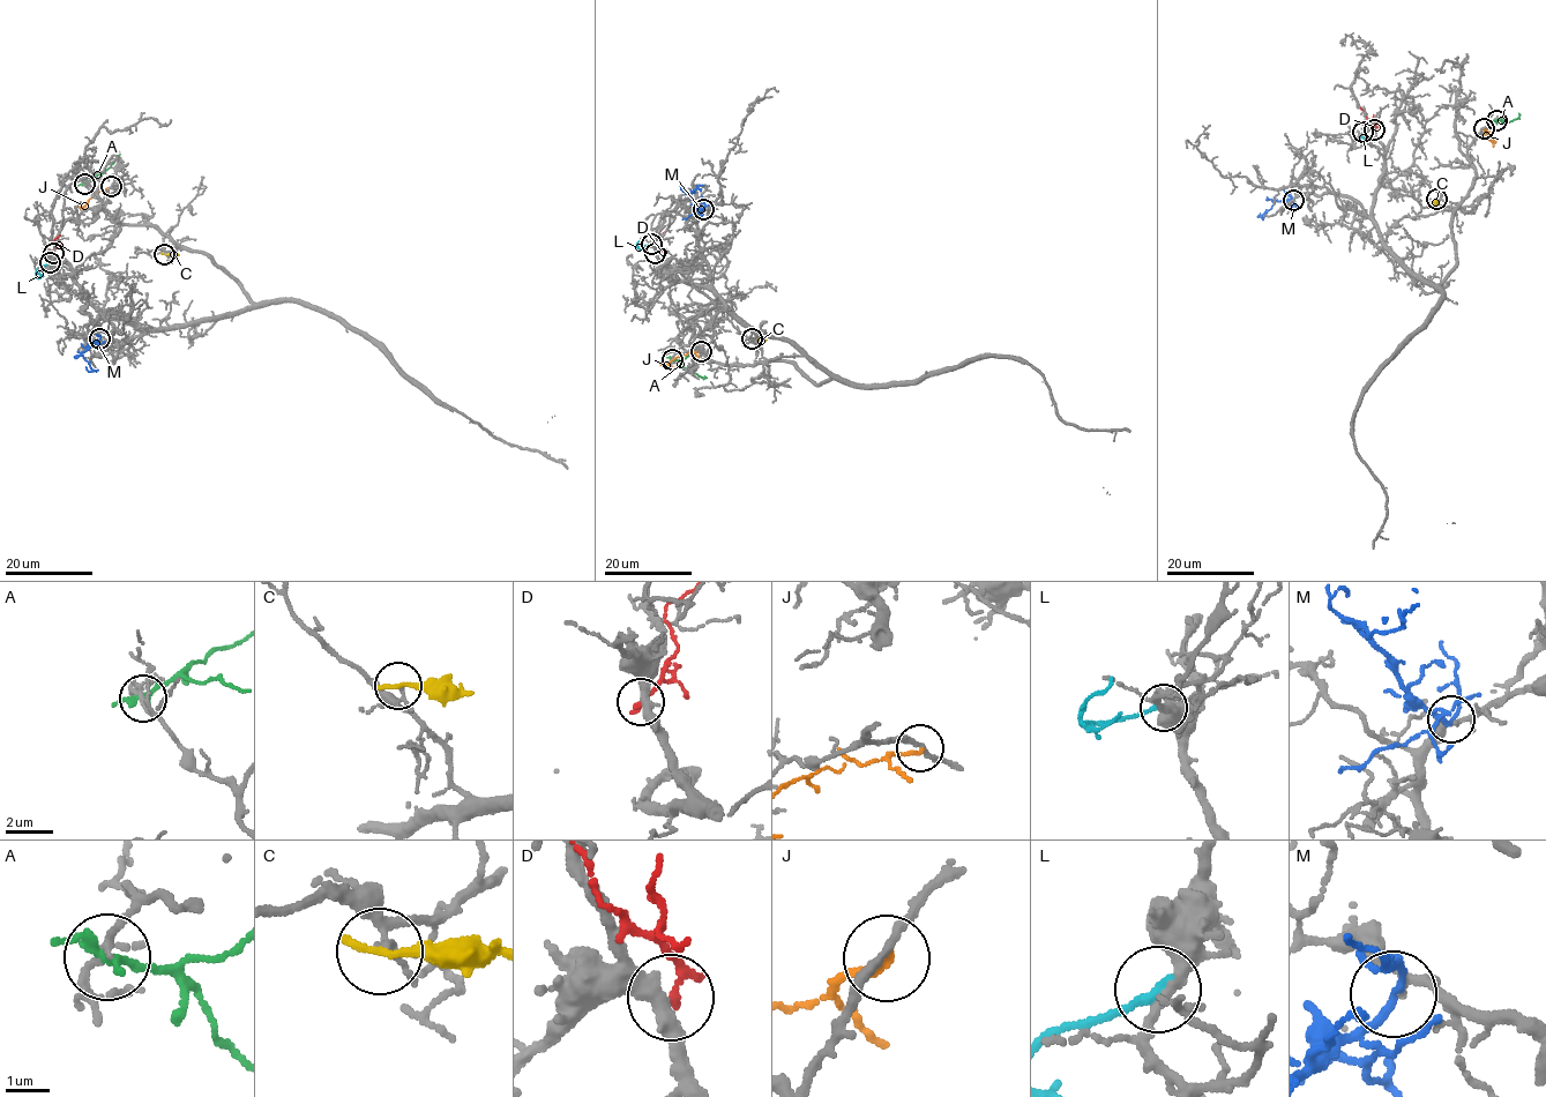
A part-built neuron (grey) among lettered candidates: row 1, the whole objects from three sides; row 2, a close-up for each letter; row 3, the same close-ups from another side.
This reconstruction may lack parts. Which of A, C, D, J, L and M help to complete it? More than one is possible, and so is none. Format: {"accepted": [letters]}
{"accepted": ["M"]}

